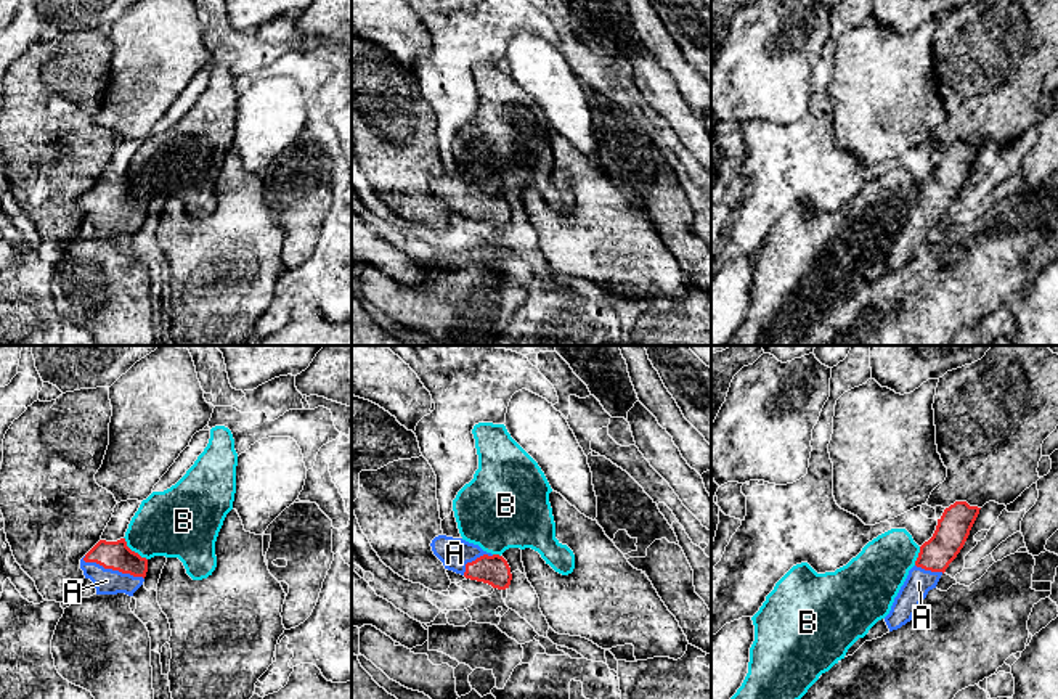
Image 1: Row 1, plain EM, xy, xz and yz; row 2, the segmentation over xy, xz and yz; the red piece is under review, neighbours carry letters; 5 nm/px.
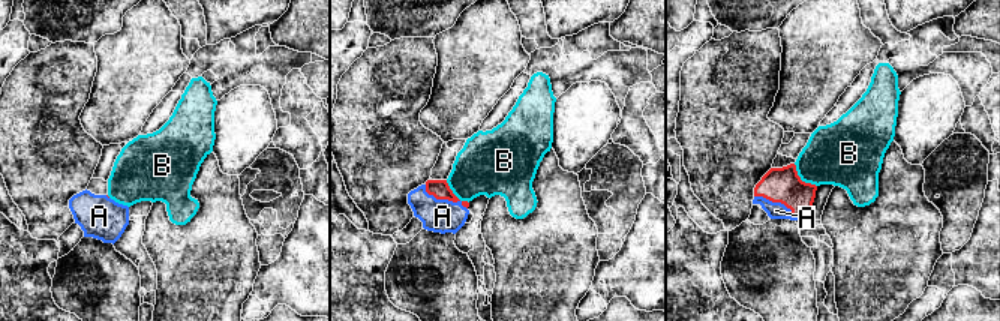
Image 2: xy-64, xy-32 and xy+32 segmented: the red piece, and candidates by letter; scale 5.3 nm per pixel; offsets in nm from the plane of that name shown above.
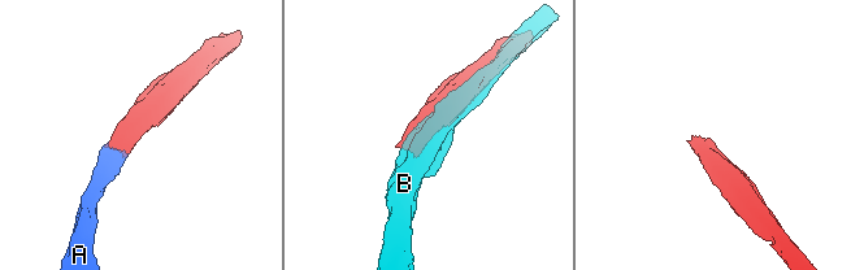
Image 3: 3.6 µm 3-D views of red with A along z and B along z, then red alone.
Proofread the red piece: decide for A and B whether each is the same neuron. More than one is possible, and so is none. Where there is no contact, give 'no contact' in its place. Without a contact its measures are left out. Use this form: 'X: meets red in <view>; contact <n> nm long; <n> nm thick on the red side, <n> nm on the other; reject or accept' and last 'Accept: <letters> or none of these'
A: meets red in xy; contact 320 nm long; 140 nm thick on the red side, 130 nm on the other; accept
B: meets red in xy; contact 170 nm long; 140 nm thick on the red side, 340 nm on the other; reject
Accept: A

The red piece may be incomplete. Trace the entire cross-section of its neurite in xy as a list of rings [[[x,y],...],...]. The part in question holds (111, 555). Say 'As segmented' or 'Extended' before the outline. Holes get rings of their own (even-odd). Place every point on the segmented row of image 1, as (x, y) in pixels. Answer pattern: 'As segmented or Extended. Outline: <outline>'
Extended. Outline: [[[125,538],[117,542],[100,540],[82,559],[80,569],[90,578],[96,595],[133,593],[143,585],[148,559],[127,546]]]

